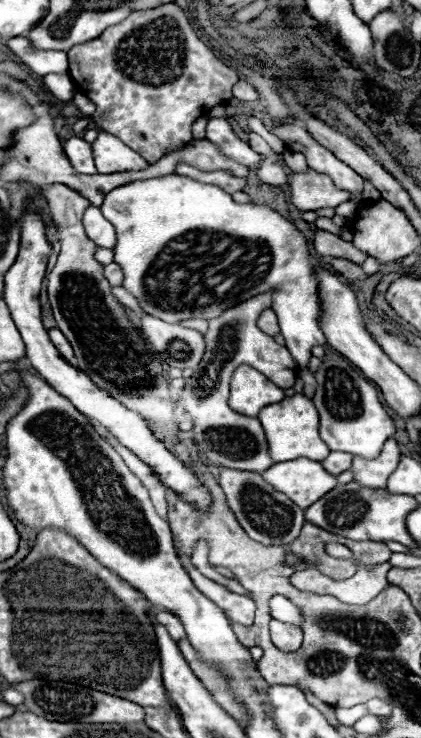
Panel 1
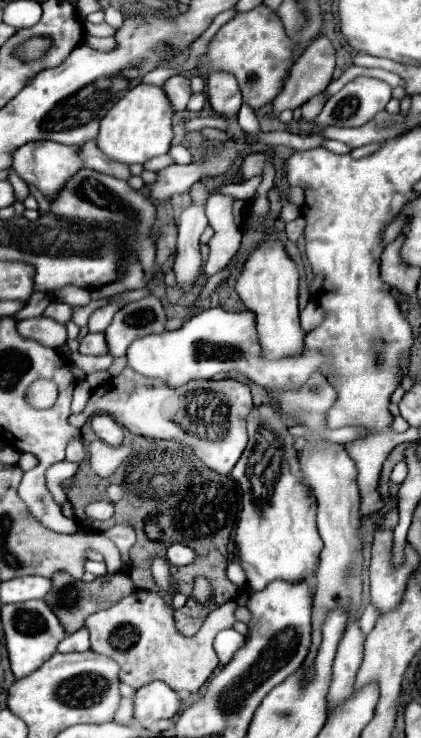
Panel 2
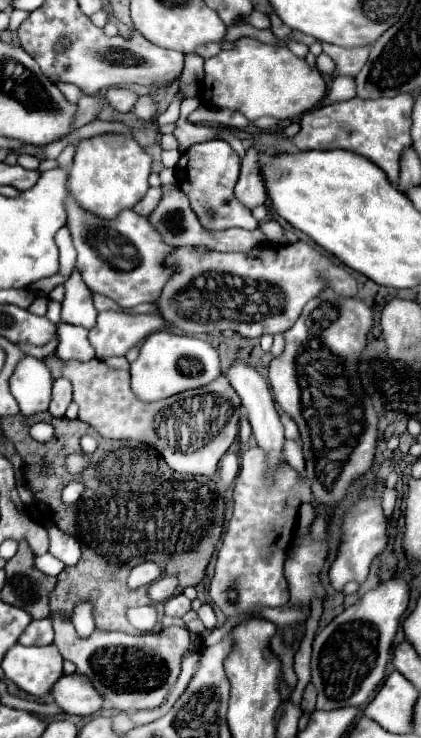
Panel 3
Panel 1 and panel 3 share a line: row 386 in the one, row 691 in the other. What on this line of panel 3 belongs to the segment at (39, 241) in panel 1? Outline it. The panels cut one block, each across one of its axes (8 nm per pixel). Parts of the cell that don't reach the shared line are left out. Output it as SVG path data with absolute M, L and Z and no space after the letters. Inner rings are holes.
M64 674L56 682L56 688L52 688L52 696L66 714L92 716L104 708L104 698L92 686L90 678L82 674Z

